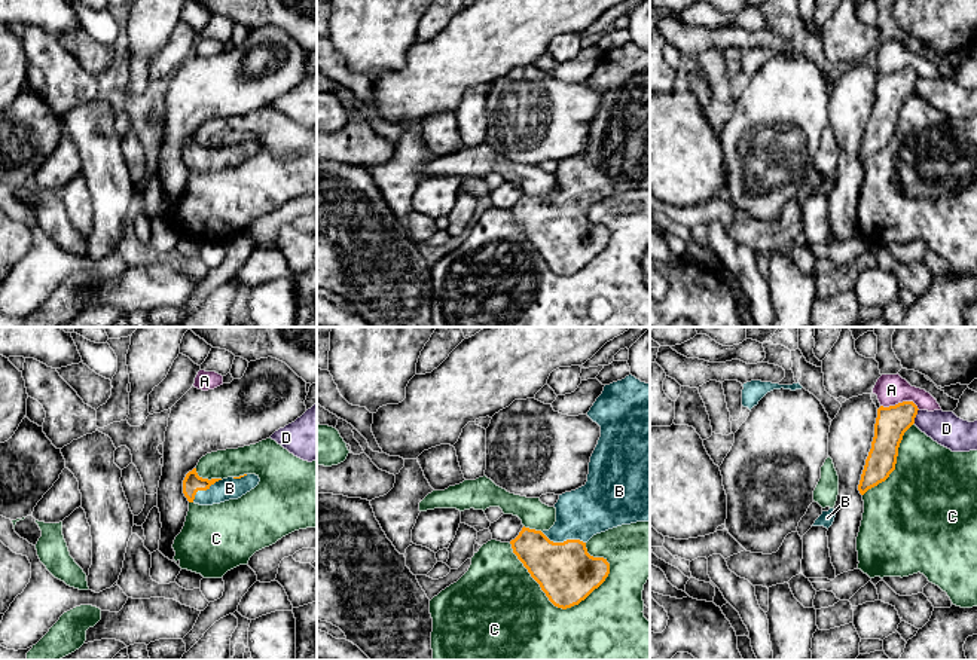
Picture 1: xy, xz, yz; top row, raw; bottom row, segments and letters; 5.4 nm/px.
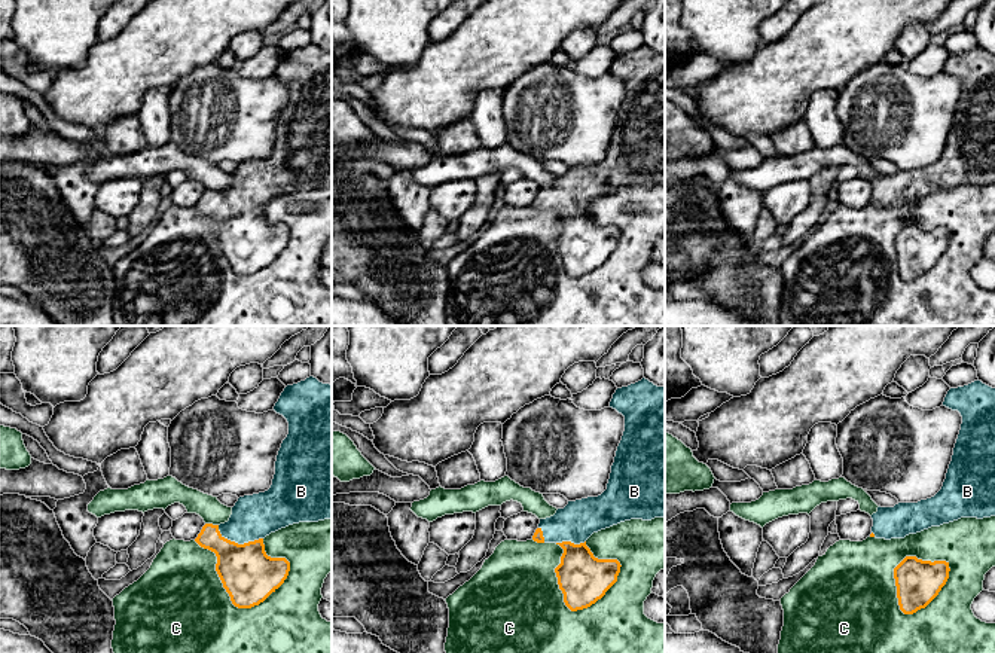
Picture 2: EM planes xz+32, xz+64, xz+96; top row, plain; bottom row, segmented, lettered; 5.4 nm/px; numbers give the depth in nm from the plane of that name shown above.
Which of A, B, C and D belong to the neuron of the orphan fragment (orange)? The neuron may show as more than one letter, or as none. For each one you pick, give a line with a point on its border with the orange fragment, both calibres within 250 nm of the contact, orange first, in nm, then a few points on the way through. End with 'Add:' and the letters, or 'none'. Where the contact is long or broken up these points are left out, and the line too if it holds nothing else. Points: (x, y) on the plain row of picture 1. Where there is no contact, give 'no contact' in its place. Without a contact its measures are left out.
B: contact xz (564, 208); calibres 320 and 280 nm; way xz (565, 238), (564, 208), (595, 174)
Add: B

